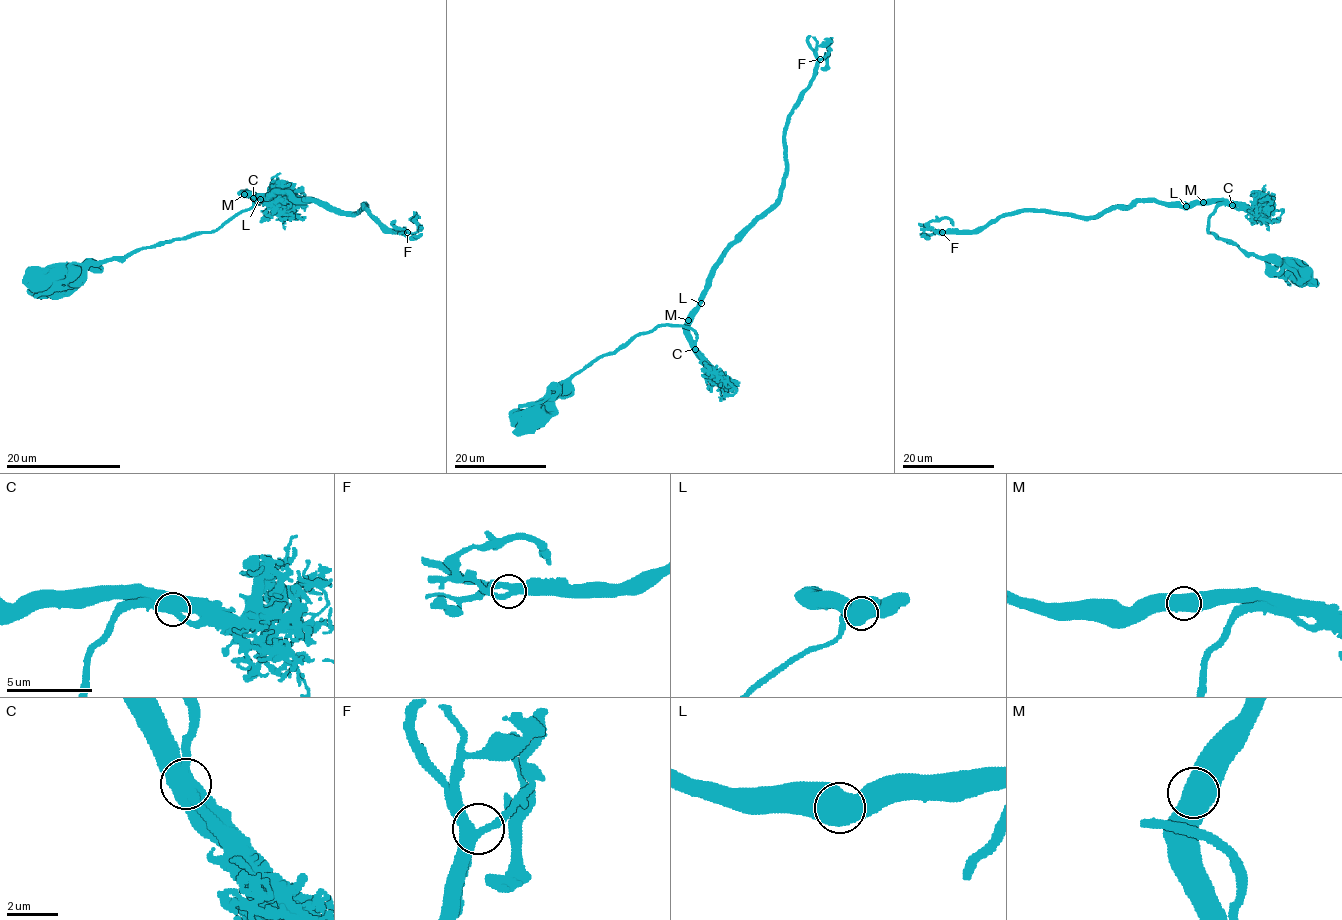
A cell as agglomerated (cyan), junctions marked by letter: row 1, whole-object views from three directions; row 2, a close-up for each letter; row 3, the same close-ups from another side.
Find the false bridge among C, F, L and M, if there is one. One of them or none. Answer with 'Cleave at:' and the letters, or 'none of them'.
Cleave at: none of them

